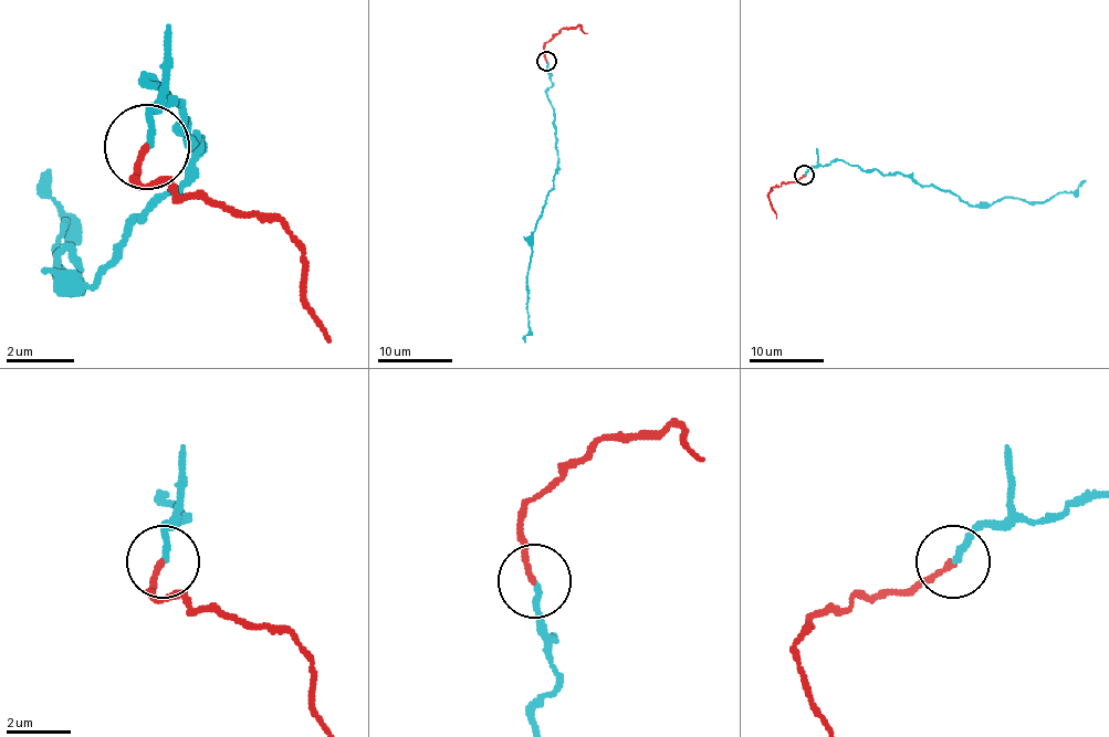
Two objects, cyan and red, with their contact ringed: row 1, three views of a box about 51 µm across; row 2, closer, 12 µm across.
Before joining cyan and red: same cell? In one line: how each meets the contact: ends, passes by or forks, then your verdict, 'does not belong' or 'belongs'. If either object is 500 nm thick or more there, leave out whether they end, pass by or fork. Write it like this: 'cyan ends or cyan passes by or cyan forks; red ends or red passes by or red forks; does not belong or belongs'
cyan ends; red ends; does not belong

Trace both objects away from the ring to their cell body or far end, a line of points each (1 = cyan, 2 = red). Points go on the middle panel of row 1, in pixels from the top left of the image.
1: (546, 62), (552, 82), (546, 95), (554, 111), (557, 174), (535, 228), (527, 271), (530, 333), (525, 341)
2: (546, 62), (544, 45), (563, 28), (578, 27), (587, 33)

